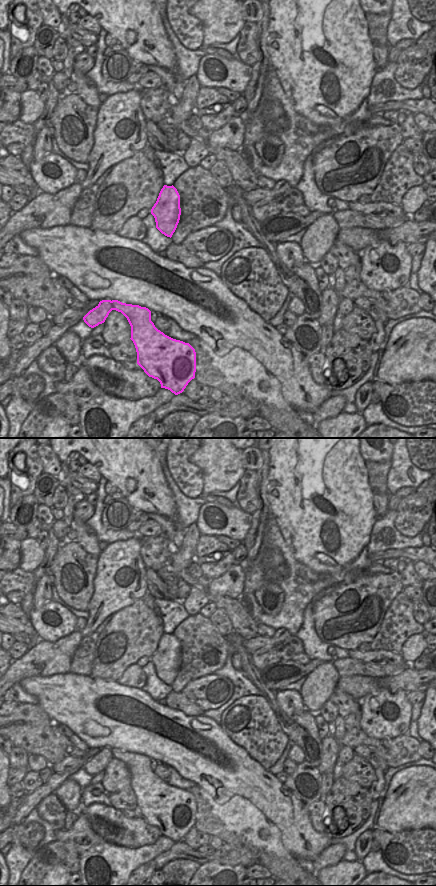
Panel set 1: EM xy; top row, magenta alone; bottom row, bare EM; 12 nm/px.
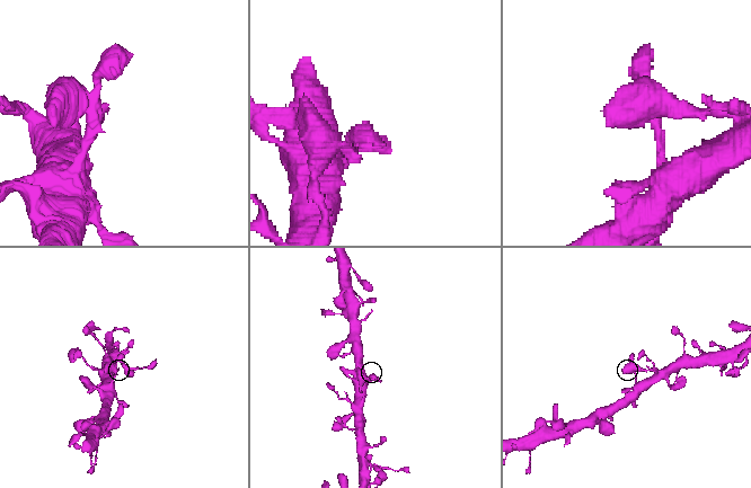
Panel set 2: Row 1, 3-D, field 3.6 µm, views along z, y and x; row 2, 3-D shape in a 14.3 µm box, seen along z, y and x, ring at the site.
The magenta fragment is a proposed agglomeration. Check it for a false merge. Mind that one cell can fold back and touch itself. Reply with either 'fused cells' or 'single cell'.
single cell

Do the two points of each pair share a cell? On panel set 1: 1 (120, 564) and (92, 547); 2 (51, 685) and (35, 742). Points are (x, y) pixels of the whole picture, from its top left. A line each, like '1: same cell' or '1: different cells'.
1: different cells
2: different cells

